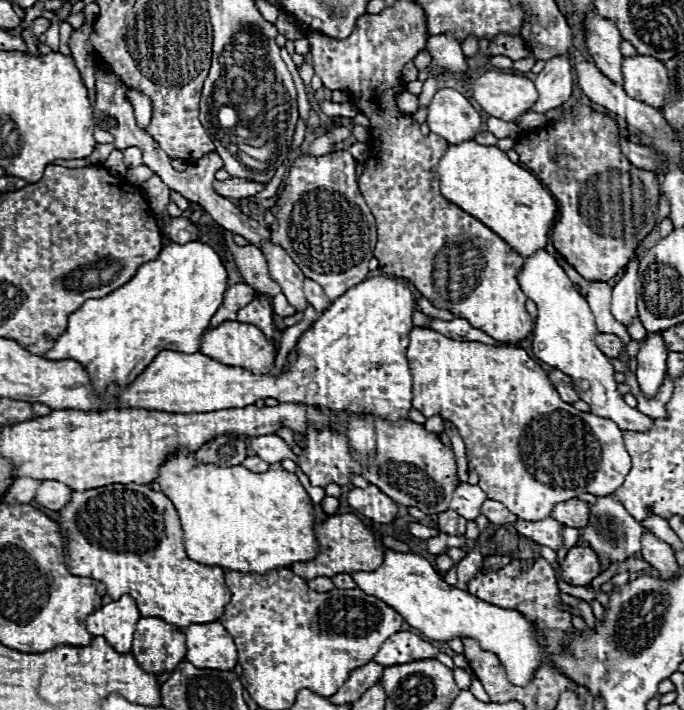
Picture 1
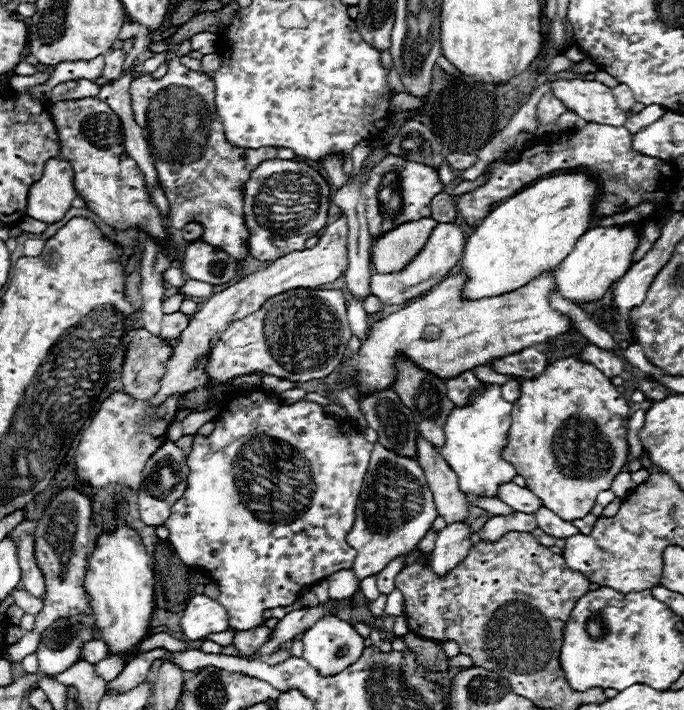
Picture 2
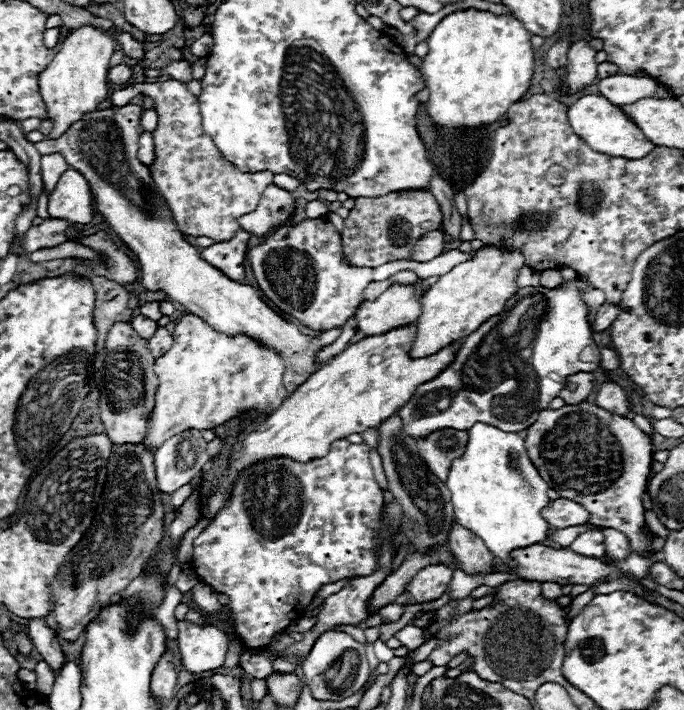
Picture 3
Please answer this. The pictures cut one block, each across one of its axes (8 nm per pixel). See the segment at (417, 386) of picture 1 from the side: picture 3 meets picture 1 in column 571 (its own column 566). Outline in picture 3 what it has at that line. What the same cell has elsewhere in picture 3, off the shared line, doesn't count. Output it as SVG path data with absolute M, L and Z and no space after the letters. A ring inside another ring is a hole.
M590 400L566 404L558 410L544 410L538 412L536 422L528 428L524 448L544 482L560 498L576 500L592 512L590 524L616 528L630 538L634 552L646 548L654 554L650 540L640 532L644 524L642 494L650 480L654 442L630 418L616 416Z

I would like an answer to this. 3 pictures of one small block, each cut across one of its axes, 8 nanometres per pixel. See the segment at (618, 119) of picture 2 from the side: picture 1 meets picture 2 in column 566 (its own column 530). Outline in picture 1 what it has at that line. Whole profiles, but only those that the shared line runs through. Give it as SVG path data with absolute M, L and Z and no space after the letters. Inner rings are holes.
M486 72L474 82L474 98L490 116L514 122L536 104L538 90L526 76Z

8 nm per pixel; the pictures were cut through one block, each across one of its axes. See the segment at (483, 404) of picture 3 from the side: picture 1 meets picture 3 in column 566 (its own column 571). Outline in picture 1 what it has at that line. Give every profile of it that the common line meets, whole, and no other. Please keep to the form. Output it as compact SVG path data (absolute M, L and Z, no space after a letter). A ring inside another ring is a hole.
M546 250L528 256L518 274L518 282L522 292L538 306L538 318L532 342L536 358L572 376L574 390L580 394L584 402L592 406L592 414L616 422L620 430L648 432L654 426L654 420L626 406L626 402L618 394L616 388L618 384L614 382L614 368L610 364L610 358L604 356L594 344L594 336L598 334L598 330L590 306L586 298L574 288L574 282L566 276L566 272L560 268L554 256L550 256Z

